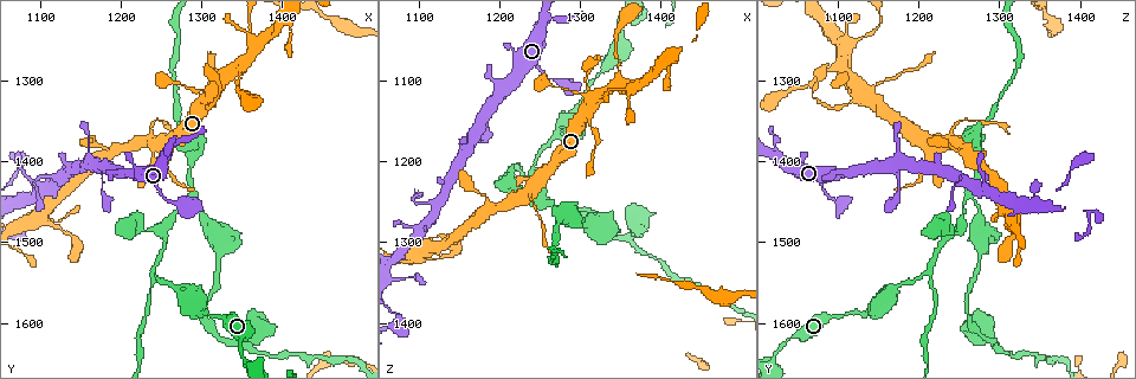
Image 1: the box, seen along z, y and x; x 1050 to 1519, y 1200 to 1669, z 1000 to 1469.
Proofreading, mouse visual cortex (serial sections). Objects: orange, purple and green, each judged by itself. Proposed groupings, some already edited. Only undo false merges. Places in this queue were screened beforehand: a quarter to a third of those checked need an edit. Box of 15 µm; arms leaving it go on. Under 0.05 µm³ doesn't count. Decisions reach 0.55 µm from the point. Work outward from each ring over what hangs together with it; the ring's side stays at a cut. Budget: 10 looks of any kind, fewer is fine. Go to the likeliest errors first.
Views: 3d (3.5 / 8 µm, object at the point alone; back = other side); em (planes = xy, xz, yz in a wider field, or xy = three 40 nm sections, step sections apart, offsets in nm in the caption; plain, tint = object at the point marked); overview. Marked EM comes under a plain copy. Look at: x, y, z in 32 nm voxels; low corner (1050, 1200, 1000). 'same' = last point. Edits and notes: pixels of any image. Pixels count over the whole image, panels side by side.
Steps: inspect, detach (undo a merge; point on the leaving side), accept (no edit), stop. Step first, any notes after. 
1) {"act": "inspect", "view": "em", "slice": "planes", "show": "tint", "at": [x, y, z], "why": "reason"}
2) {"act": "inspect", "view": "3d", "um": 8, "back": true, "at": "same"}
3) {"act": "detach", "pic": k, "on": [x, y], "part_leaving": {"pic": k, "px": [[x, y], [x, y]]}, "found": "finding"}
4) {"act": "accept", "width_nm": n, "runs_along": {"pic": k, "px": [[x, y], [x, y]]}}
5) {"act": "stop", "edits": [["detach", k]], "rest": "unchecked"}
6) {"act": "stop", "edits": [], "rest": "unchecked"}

{"act": "inspect", "view": "3d", "um": 3.5, "at": [1245, 1540, 1210], "why": "three arms meet"}

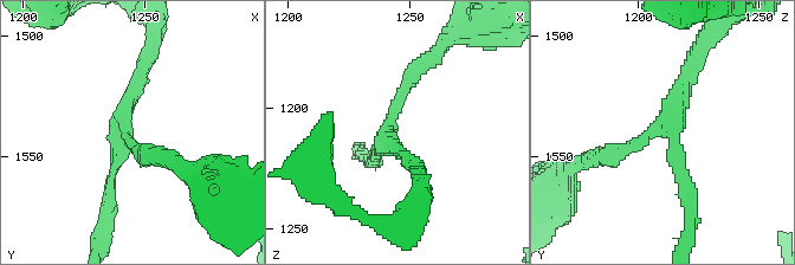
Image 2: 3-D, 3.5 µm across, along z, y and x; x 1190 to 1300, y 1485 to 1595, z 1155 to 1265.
{"act": "inspect", "view": "em", "slice": "xy", "step": 5, "show": "tint", "at": [1241, 1538, 1209], "why": "shape alone is not enough"}

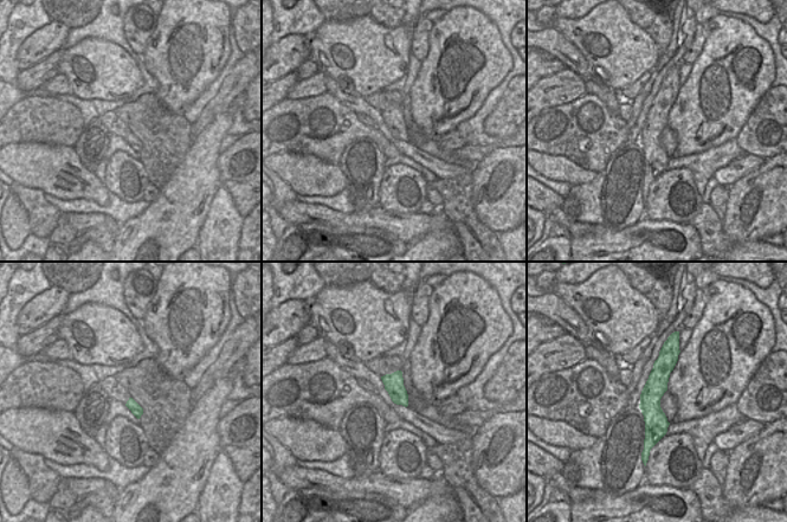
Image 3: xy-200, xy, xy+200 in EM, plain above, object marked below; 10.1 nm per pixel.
{"act": "accept", "arm_widths_nm": [150, 200, 200], "runs_along": {"pic": 2, "px": [[600, 156], [664, 121], [693, 59]]}, "found": "one cell here"}

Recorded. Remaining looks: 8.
{"act": "inspect", "view": "3d", "um": 3.5, "back": true, "at": [1285, 1445, 1265], "why": "sharp bend"}

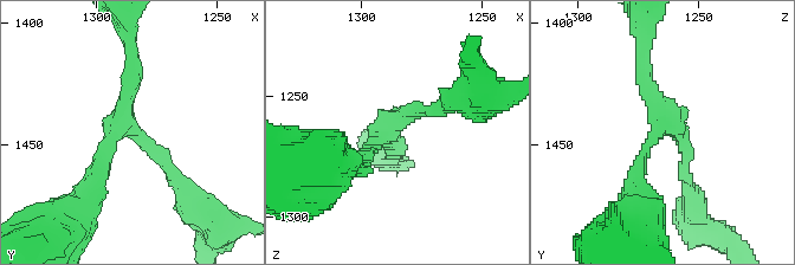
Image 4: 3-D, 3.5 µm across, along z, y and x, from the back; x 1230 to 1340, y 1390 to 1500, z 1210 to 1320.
{"act": "inspect", "view": "em", "slice": "xy", "step": 3, "show": "tint", "at": [1287, 1443, 1261], "arms": 3, "arm_widths_nm": [150, 150, 200]}

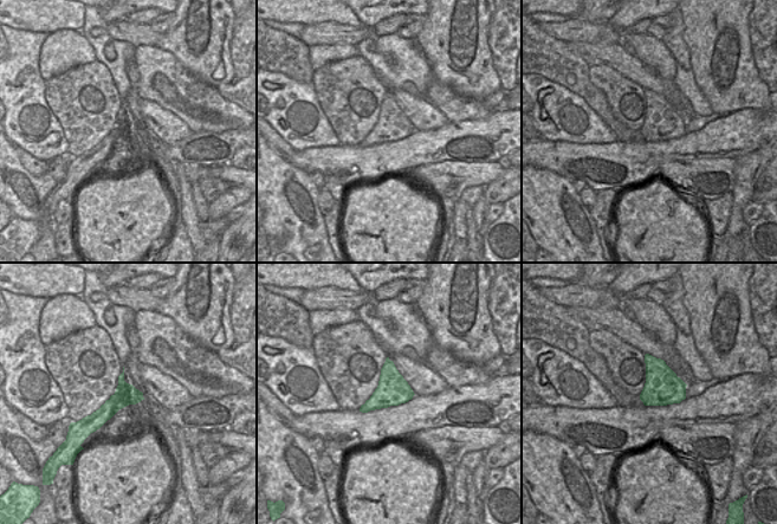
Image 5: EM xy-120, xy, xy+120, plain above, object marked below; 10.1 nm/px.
{"act": "accept", "runs_along": {"pic": 4, "px": [[448, 109], [405, 112], [361, 161]]}, "found": "one cell here"}

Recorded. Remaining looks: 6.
{"act": "inspect", "view": "3d", "um": 8, "at": [1315, 1310, 1125], "why": "sharp bend"}

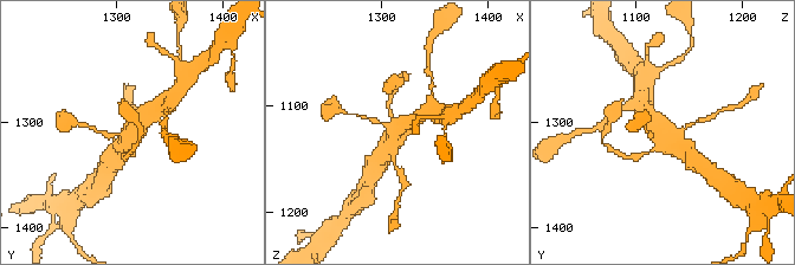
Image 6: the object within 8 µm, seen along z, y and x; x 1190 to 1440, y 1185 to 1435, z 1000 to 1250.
{"act": "inspect", "view": "em", "slice": "xy", "step": 3, "show": "tint", "at": [1312, 1310, 1126]}

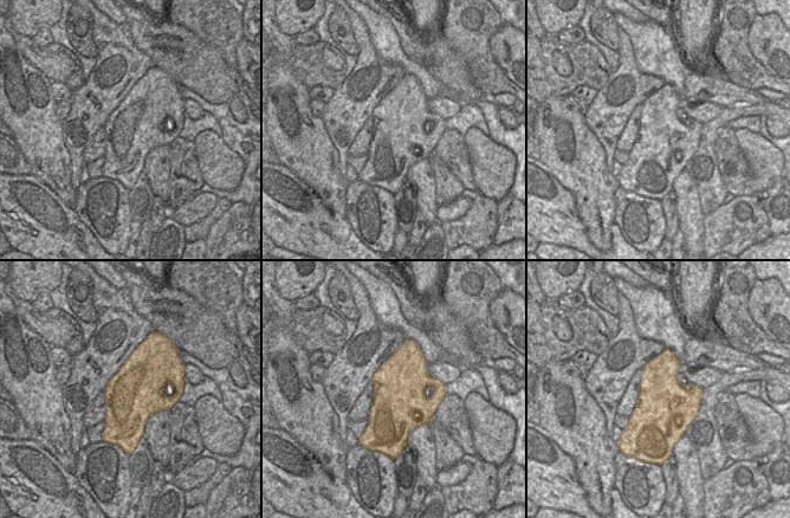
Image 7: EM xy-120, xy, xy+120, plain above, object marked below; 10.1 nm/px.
{"act": "accept", "width_nm": 650, "runs_along": {"pic": 6, "px": [[692, 156], [651, 116]]}, "found": "all the same cell"}

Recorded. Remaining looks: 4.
{"act": "inspect", "view": "3d", "um": 3.5, "at": [1315, 1485, 1280], "why": "sharp bend"}

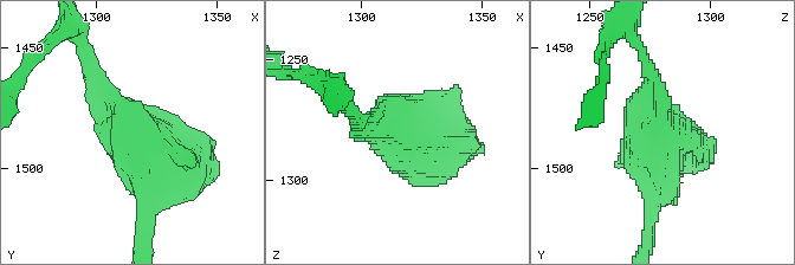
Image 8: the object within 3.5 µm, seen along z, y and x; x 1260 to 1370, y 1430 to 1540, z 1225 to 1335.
{"act": "inspect", "view": "em", "slice": "planes", "show": "tint", "at": [1317, 1487, 1277]}

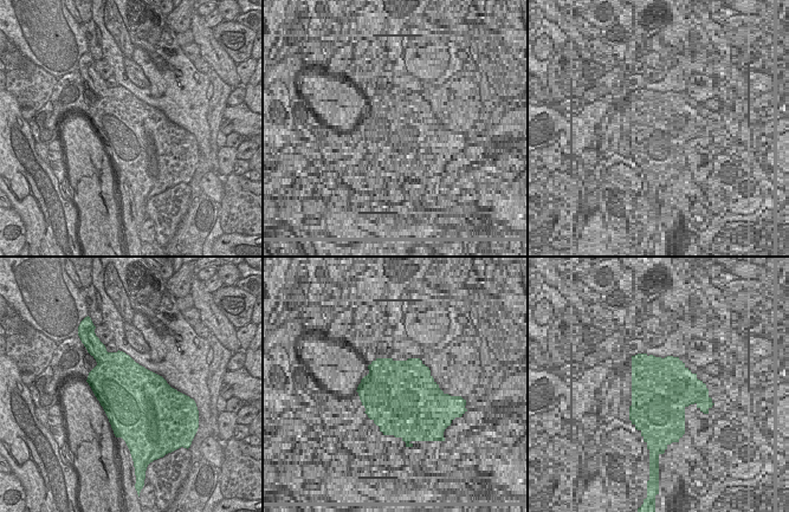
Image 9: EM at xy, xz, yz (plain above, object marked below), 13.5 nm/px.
{"act": "inspect", "view": "em", "slice": "xy", "step": 5, "show": "tint", "at": "same"}

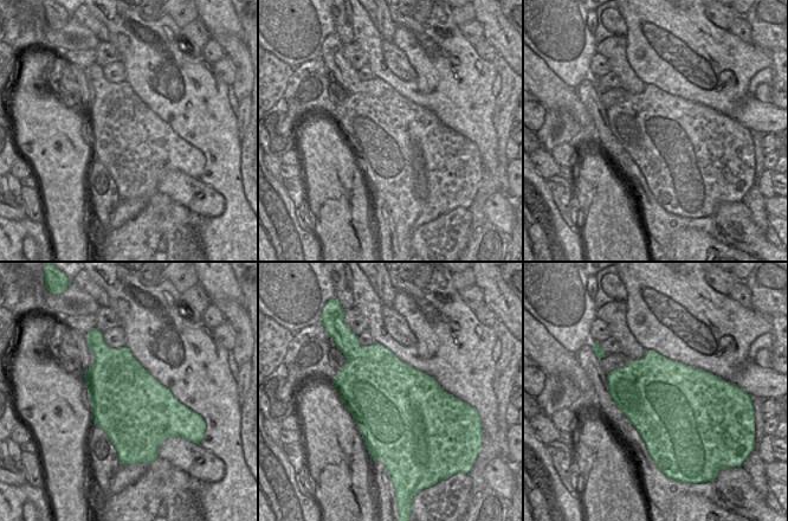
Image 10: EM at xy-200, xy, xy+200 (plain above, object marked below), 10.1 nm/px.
{"act": "accept", "runs_along": {"pic": 8, "px": [[98, 94], [149, 163], [146, 239]]}, "found": "one cell here"}

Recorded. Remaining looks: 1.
{"act": "stop", "edits": [], "rest": "unchecked"}

